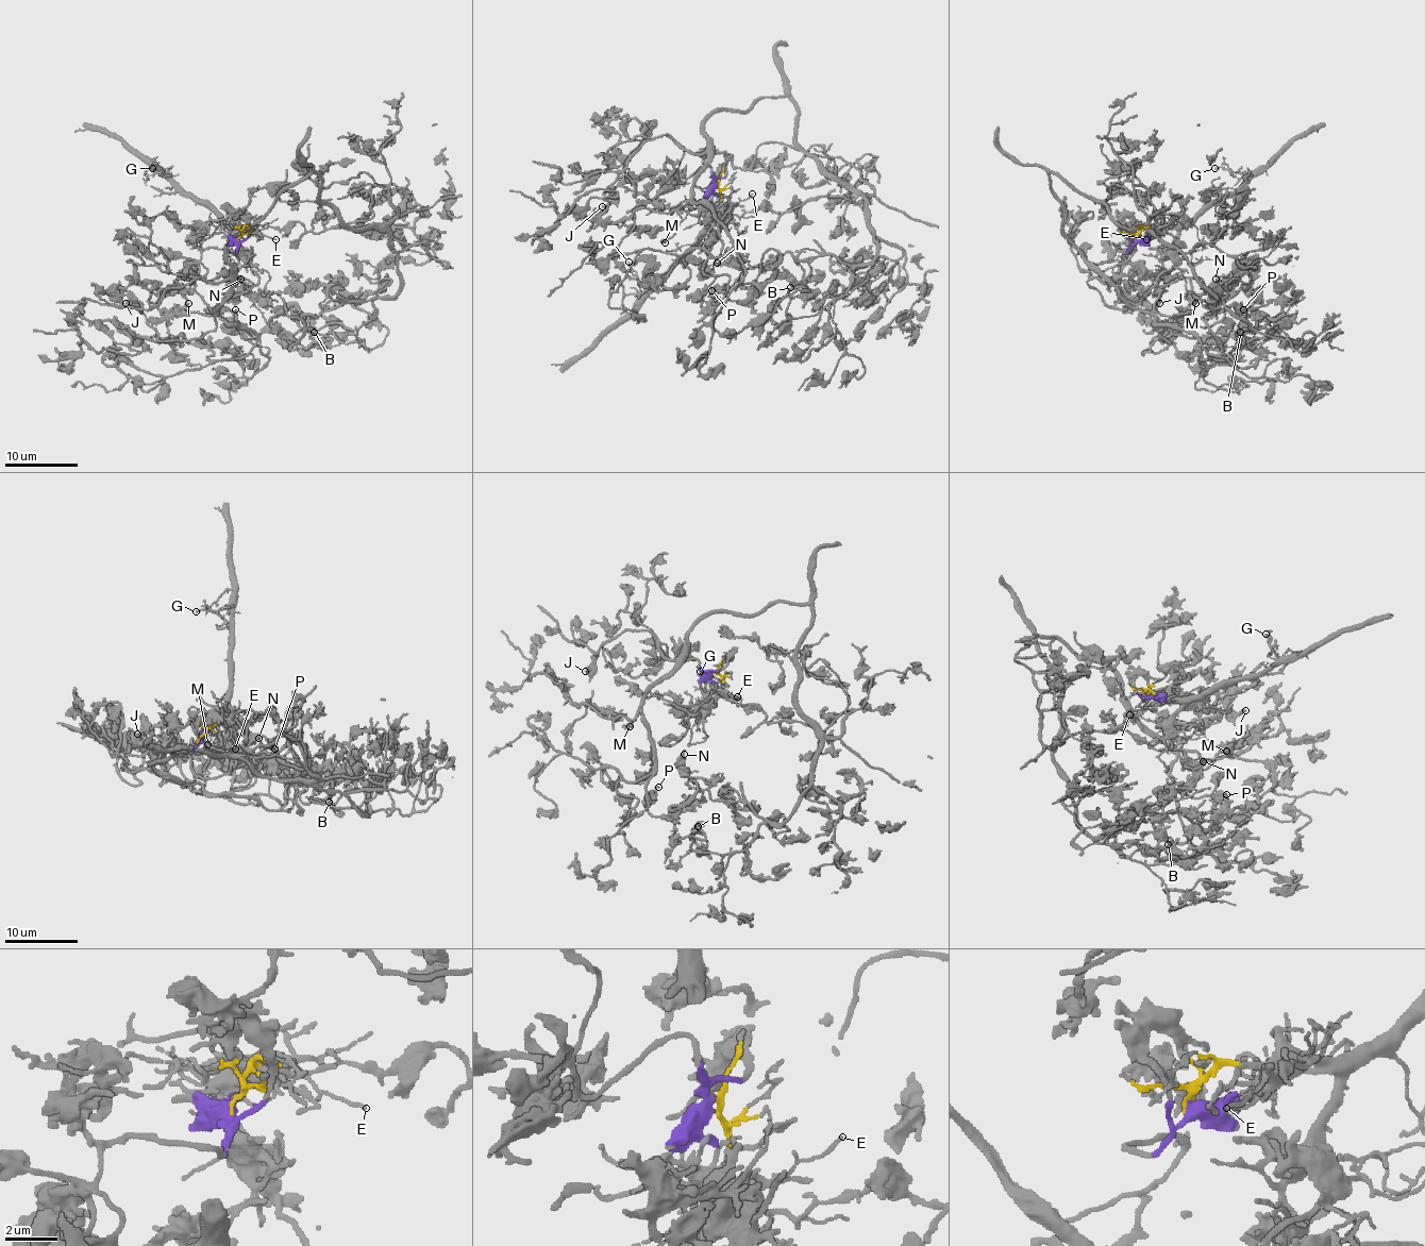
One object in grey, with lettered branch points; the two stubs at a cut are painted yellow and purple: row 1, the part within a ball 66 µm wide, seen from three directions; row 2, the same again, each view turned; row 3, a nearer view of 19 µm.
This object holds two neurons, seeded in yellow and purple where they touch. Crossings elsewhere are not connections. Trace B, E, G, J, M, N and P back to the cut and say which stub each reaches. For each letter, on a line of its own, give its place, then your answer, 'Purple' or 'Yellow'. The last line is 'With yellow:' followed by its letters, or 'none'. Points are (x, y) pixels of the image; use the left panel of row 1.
B: Place: (314, 332). Purple
E: Place: (275, 239). Yellow
G: Place: (152, 168). Yellow
J: Place: (126, 303). Purple
M: Place: (188, 303). Purple
N: Place: (240, 279). Purple
P: Place: (235, 309). Purple
With yellow: E, G

